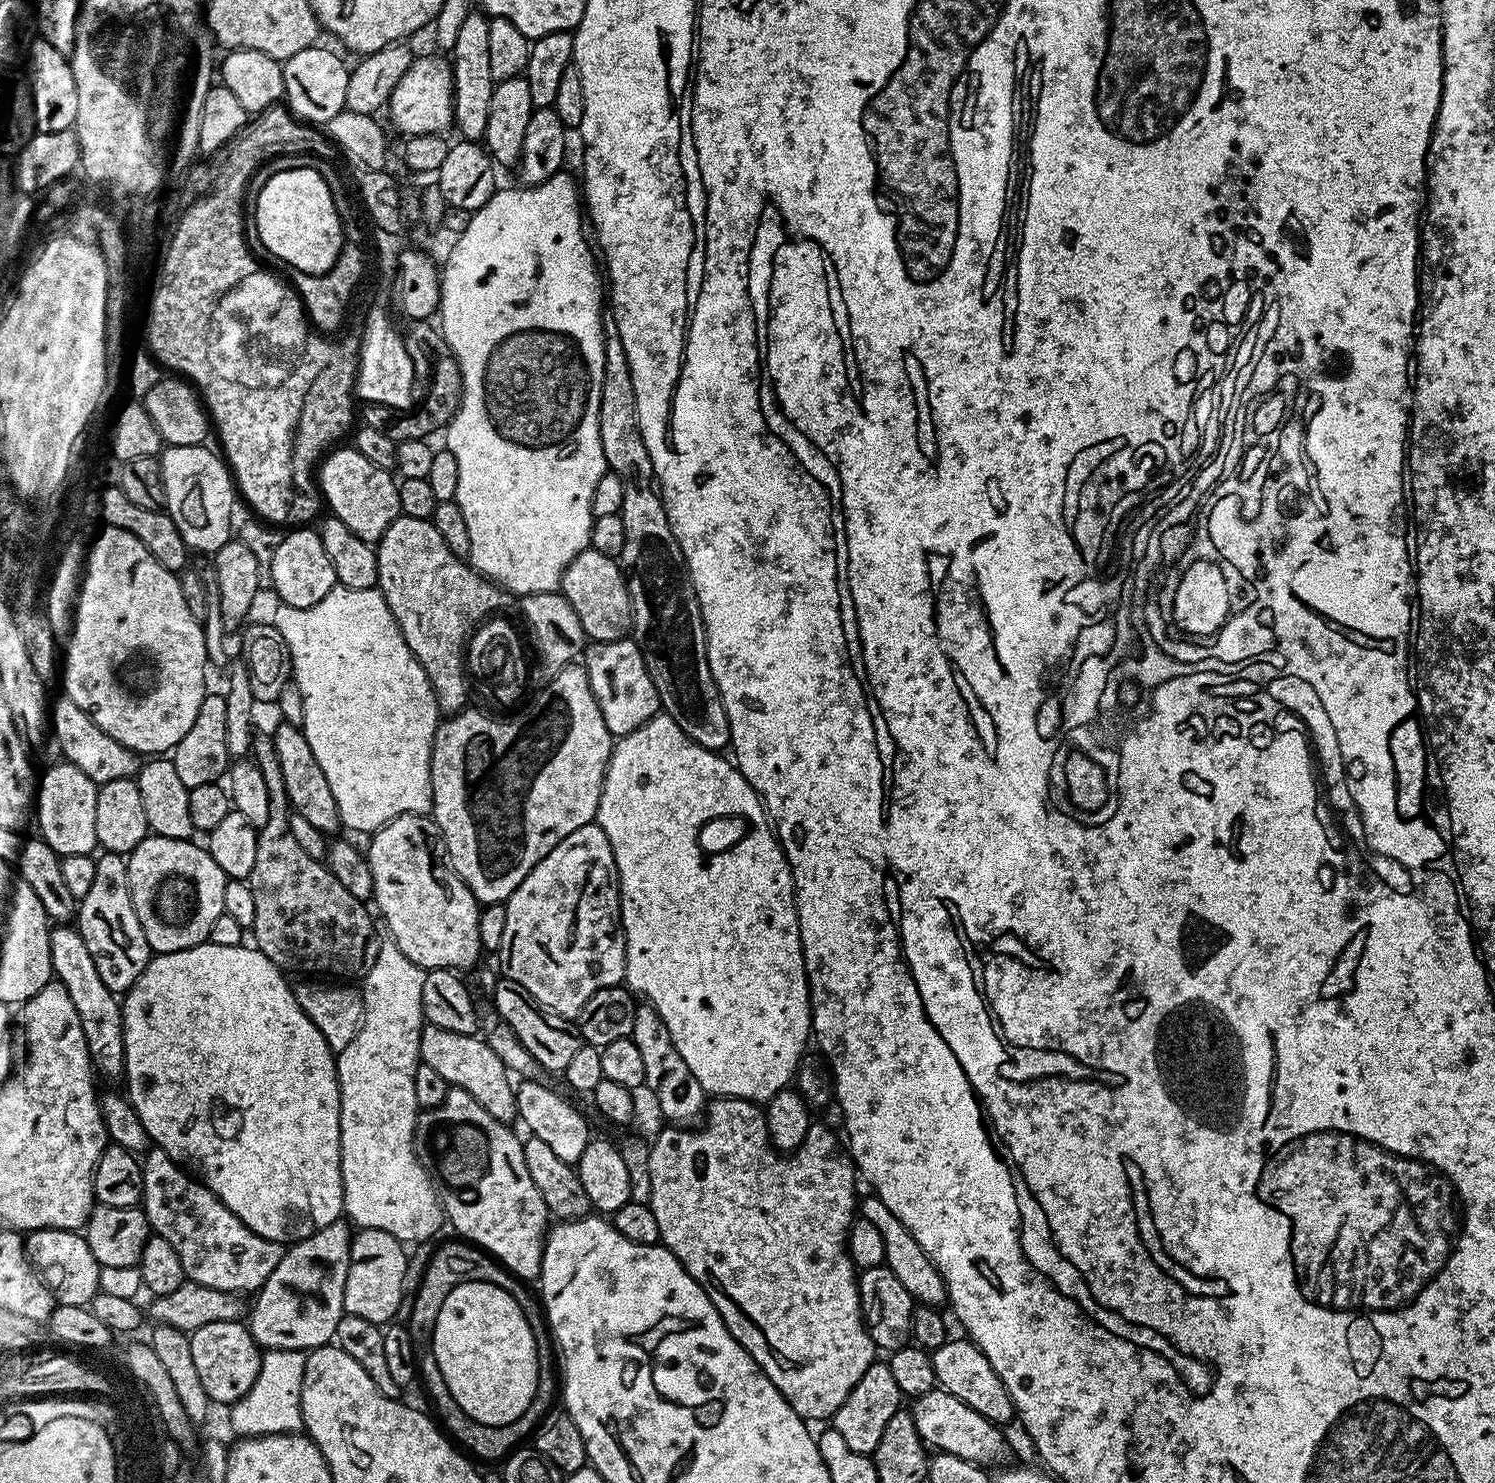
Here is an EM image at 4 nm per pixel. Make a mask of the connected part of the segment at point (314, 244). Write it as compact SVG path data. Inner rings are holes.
M313 168L283 170L270 178L258 196L254 223L270 255L289 264L289 269L315 276L335 266L346 243L344 227L331 190L322 174Z

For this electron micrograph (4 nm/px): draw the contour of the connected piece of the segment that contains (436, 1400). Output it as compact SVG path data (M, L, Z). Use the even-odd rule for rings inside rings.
M520 1294L522 1302L518 1302L518 1306L526 1306L530 1310L530 1316L526 1316L526 1322L530 1322L530 1330L534 1334L534 1346L538 1350L538 1390L534 1394L534 1398L530 1402L530 1406L526 1410L526 1414L522 1414L522 1418L518 1418L514 1422L510 1422L501 1428L487 1428L482 1422L472 1420L458 1406L458 1402L454 1402L454 1398L450 1394L450 1390L446 1386L446 1382L442 1378L442 1370L438 1370L438 1366L428 1366L422 1370L422 1384L428 1387L428 1396L432 1399L432 1404L436 1407L435 1415L438 1417L439 1423L442 1425L443 1431L469 1457L480 1460L497 1460L503 1461L521 1442L533 1435L537 1424L544 1419L544 1413L553 1407L552 1395L558 1392L558 1372L552 1369L552 1352L554 1356L554 1337L548 1327L548 1317L544 1315L541 1301L535 1295L528 1300L524 1300L524 1296Z

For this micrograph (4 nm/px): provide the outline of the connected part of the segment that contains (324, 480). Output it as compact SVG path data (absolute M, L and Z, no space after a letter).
M336 446L323 457L318 468L318 487L323 499L328 500L331 515L338 517L358 538L375 545L384 537L386 530L402 514L398 502L398 484L387 468L374 466L370 458L362 458L354 446Z

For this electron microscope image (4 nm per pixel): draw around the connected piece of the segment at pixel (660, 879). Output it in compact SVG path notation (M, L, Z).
M657 714L650 722L638 726L638 730L621 736L615 741L612 757L604 775L604 785L602 786L602 794L598 802L595 823L600 825L600 829L606 834L606 838L610 842L610 850L614 854L614 862L616 863L616 873L620 879L620 927L624 929L624 980L627 987L637 997L643 998L647 1003L652 1004L654 1010L658 1010L658 1014L662 1014L662 1022L666 1022L666 1030L670 1030L670 1038L674 1038L674 1046L678 1046L678 1054L682 1054L682 1062L686 1062L686 1066L690 1066L690 1074L694 1074L694 1078L698 1078L698 1082L704 1087L705 1093L711 1094L713 1097L740 1097L753 1102L767 1102L771 1096L778 1094L782 1089L789 1087L793 1083L794 1077L797 1075L797 1071L802 1064L800 1055L803 1054L808 1040L810 1044L810 1037L813 1035L812 998L808 991L808 971L804 969L804 947L800 941L800 923L798 922L798 914L796 913L796 886L792 883L792 868L788 865L788 859L784 856L784 849L780 847L780 842L775 831L771 827L756 828L749 836L742 837L737 844L730 845L725 852L716 852L713 856L704 857L704 852L700 849L700 827L703 824L710 823L711 820L718 819L719 816L745 816L752 824L765 823L766 820L764 801L760 799L760 795L752 789L750 782L743 776L735 763L731 759L723 760L724 758L721 753L711 752L695 744L684 733L682 726L678 726L678 722L674 722L674 718L670 718L666 714Z

